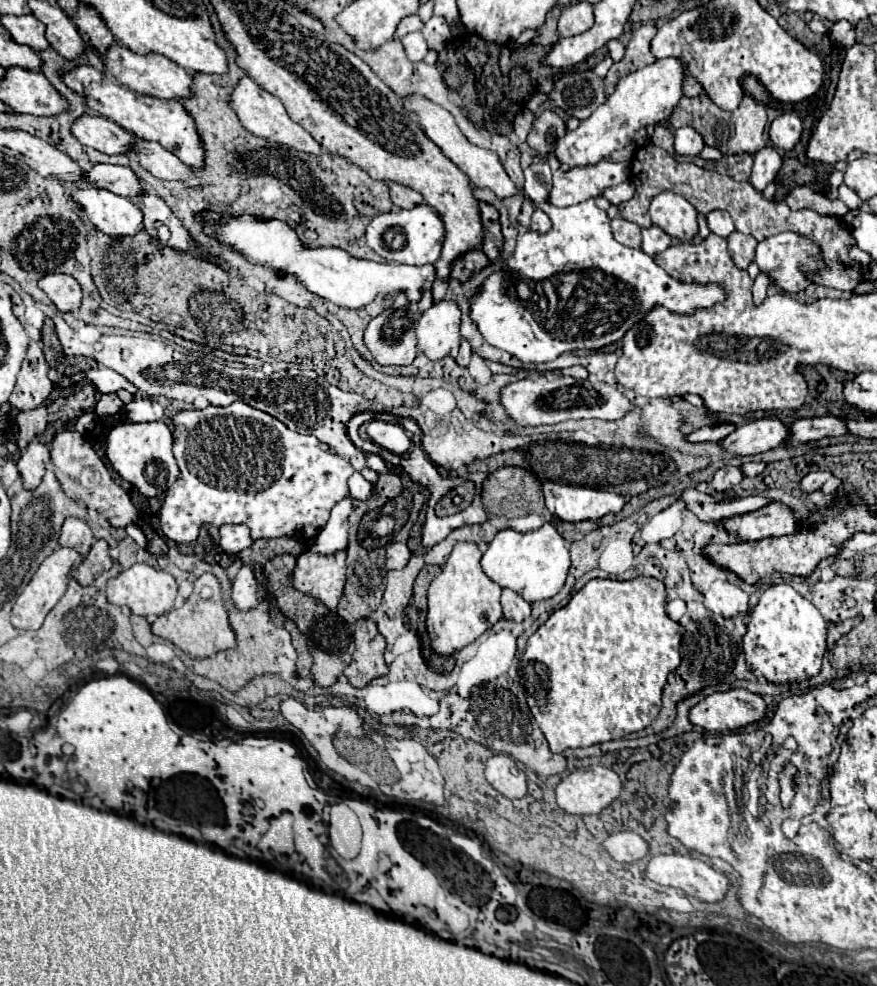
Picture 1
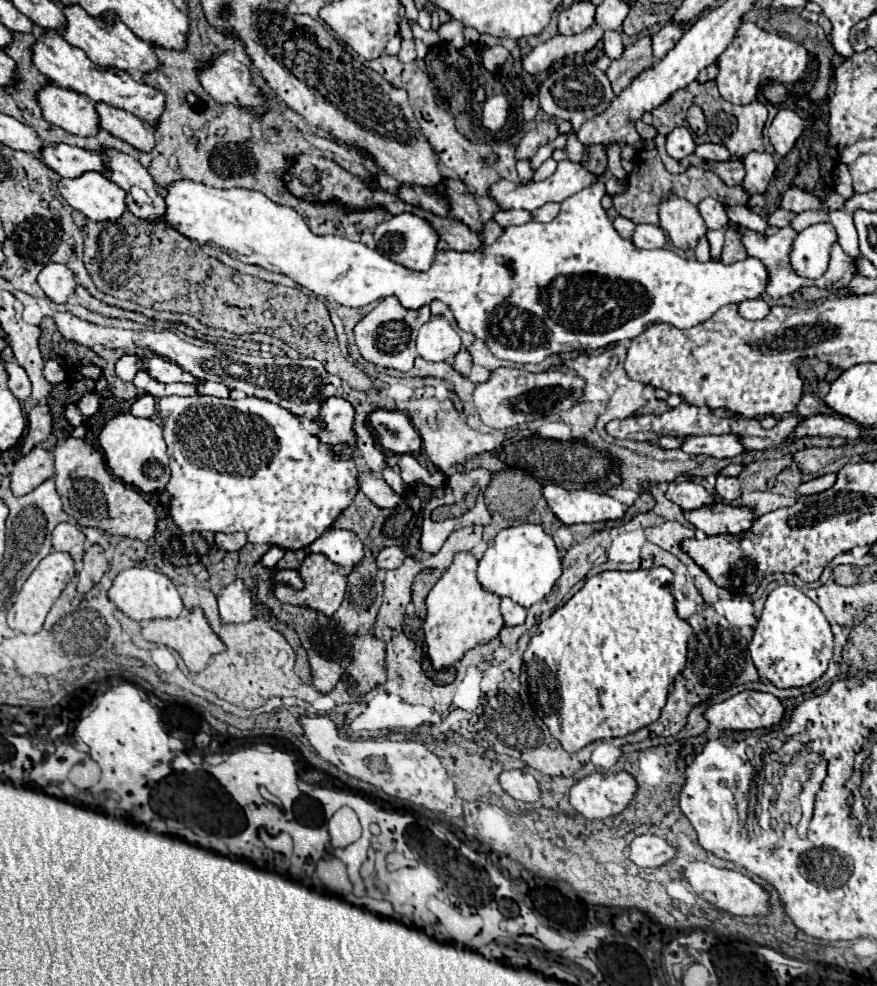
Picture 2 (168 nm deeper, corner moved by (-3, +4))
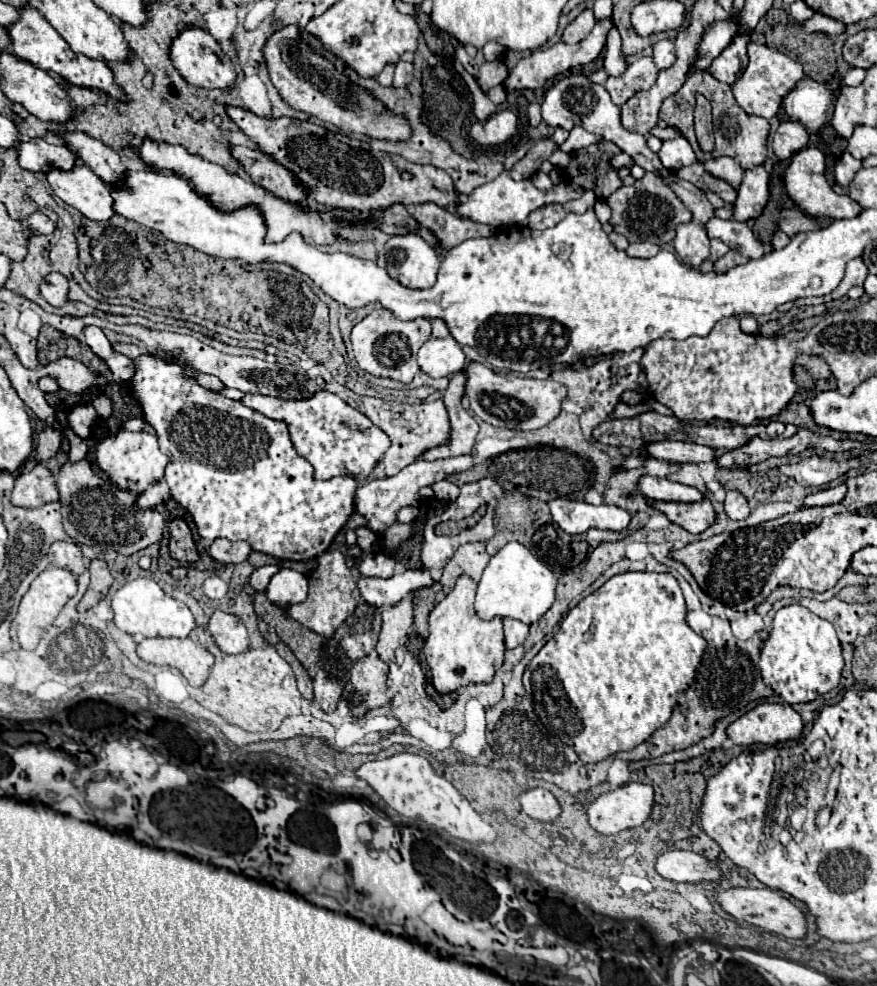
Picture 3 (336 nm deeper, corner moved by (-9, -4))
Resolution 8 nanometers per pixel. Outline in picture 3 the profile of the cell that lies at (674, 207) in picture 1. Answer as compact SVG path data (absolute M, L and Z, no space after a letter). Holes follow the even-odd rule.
M686 222L676 228L674 248L684 264L698 268L710 256L710 238L706 228L696 222Z

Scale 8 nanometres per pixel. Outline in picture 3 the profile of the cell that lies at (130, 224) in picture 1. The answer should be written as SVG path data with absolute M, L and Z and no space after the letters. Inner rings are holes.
M76 164L70 172L50 170L46 176L54 194L86 218L110 220L116 216L110 188L86 164Z

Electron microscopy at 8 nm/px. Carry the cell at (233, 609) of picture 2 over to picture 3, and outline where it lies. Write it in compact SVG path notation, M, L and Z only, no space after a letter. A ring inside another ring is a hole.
M216 610L208 620L208 630L216 638L222 652L238 654L248 648L248 630L236 614Z

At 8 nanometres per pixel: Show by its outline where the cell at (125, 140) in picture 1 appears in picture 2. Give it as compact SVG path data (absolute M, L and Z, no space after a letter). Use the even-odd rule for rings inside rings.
M46 82L46 86L42 86L36 94L36 102L44 120L64 128L70 134L92 136L92 132L100 128L96 108L92 108L94 102L80 92L60 88L54 82Z

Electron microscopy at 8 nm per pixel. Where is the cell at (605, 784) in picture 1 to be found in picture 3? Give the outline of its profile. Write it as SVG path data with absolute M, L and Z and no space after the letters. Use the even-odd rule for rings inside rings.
M628 782L612 792L598 796L588 806L588 822L600 834L618 834L626 828L644 824L654 804L650 784Z

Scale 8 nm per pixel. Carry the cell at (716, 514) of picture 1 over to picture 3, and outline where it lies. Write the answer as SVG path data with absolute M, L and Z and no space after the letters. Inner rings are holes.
M642 476L638 482L638 488L642 494L646 494L650 500L658 502L684 502L692 504L698 500L704 500L704 494L692 486L670 482L666 478L652 478L652 476Z

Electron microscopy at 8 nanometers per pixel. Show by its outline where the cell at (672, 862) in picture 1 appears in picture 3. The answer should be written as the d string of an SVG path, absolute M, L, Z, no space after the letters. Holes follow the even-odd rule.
M728 888L714 894L718 904L726 914L730 914L734 920L748 922L752 926L758 926L766 932L774 932L786 938L804 938L806 934L806 918L804 914L780 892L770 888Z

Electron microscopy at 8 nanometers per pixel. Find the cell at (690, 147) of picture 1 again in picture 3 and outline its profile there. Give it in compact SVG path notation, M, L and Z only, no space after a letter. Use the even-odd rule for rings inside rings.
M678 136L674 140L662 142L662 148L658 152L658 158L672 172L678 172L680 168L698 162L692 146L688 144L688 140L684 136Z

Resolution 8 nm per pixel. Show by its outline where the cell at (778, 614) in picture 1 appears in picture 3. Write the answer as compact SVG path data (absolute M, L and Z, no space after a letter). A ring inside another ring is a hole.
M790 604L776 612L768 640L760 652L762 680L788 704L812 702L838 686L844 668L840 640L828 620L812 614L802 604Z

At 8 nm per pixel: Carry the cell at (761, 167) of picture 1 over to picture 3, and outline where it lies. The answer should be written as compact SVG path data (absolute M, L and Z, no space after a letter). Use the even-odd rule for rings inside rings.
M764 166L744 172L744 180L738 188L738 198L734 202L734 220L746 222L762 214L768 202L768 182L770 174Z

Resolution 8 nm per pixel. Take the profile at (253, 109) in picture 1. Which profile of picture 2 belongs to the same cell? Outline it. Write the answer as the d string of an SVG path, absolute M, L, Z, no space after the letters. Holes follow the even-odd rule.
M222 52L210 64L204 64L198 70L198 82L220 104L250 106L254 114L266 110L258 88L252 86L250 68L234 60L232 52Z

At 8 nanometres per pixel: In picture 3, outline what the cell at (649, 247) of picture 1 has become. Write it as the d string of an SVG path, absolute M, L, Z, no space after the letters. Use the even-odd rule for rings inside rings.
M634 242L628 246L626 250L630 256L636 256L636 258L652 258L660 252L660 246L656 244L650 244L650 242Z

